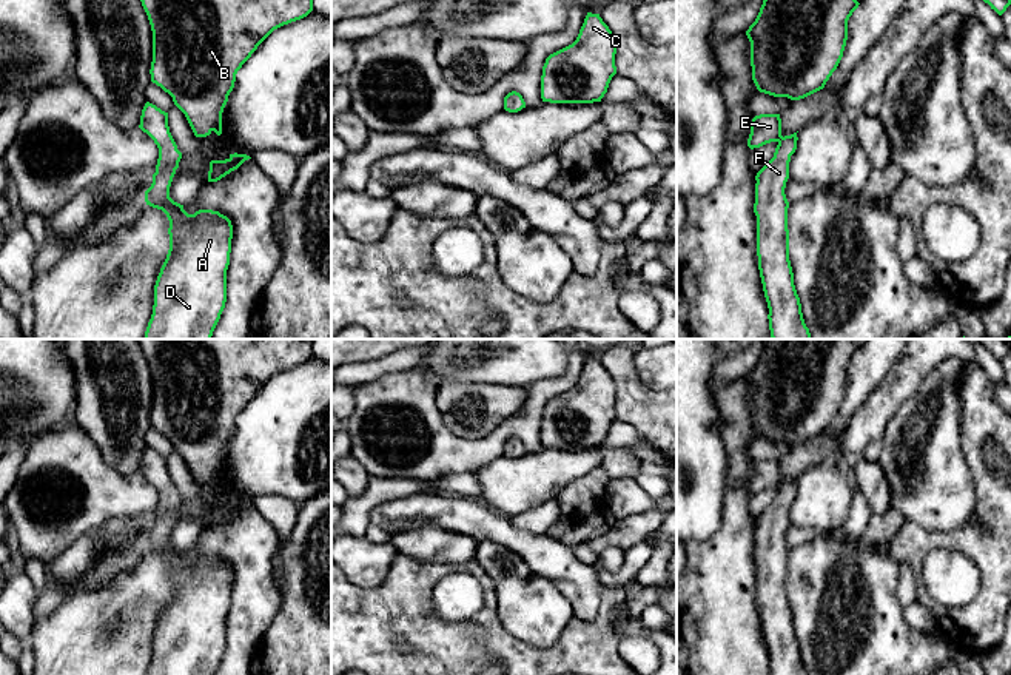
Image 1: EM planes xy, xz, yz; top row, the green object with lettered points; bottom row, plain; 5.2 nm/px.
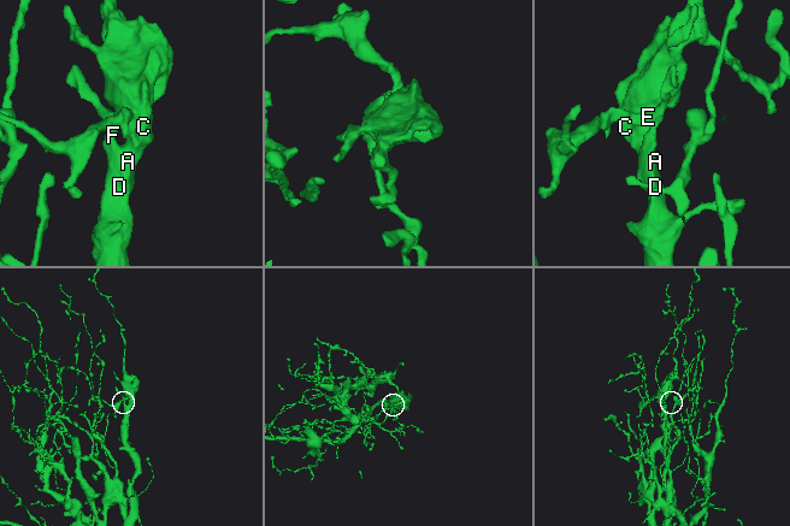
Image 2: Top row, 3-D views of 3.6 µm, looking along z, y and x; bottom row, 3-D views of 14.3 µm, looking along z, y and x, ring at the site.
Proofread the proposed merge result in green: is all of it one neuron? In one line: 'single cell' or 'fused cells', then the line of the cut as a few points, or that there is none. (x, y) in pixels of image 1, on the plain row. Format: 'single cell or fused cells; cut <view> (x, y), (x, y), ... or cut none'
single cell; cut none

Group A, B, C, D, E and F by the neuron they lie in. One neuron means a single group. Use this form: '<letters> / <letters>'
A B C D E F

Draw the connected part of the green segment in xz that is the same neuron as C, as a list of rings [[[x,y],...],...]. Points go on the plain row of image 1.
[[[587,358],[576,385],[546,404],[541,421],[541,444],[550,448],[593,448],[607,438],[615,411],[616,387],[600,359]]]

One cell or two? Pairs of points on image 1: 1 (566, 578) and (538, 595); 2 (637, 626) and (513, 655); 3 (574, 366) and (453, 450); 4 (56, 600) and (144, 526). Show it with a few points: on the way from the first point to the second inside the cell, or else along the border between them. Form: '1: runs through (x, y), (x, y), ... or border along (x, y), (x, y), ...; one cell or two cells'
1: border along (526, 563), (554, 583), (569, 601), (575, 615); two cells
2: border along (623, 604), (617, 609), (614, 621), (621, 635); two cells
3: runs through (547, 392), (517, 426), (509, 427), (486, 449); one cell
4: border along (136, 518), (136, 530), (144, 538); two cells

